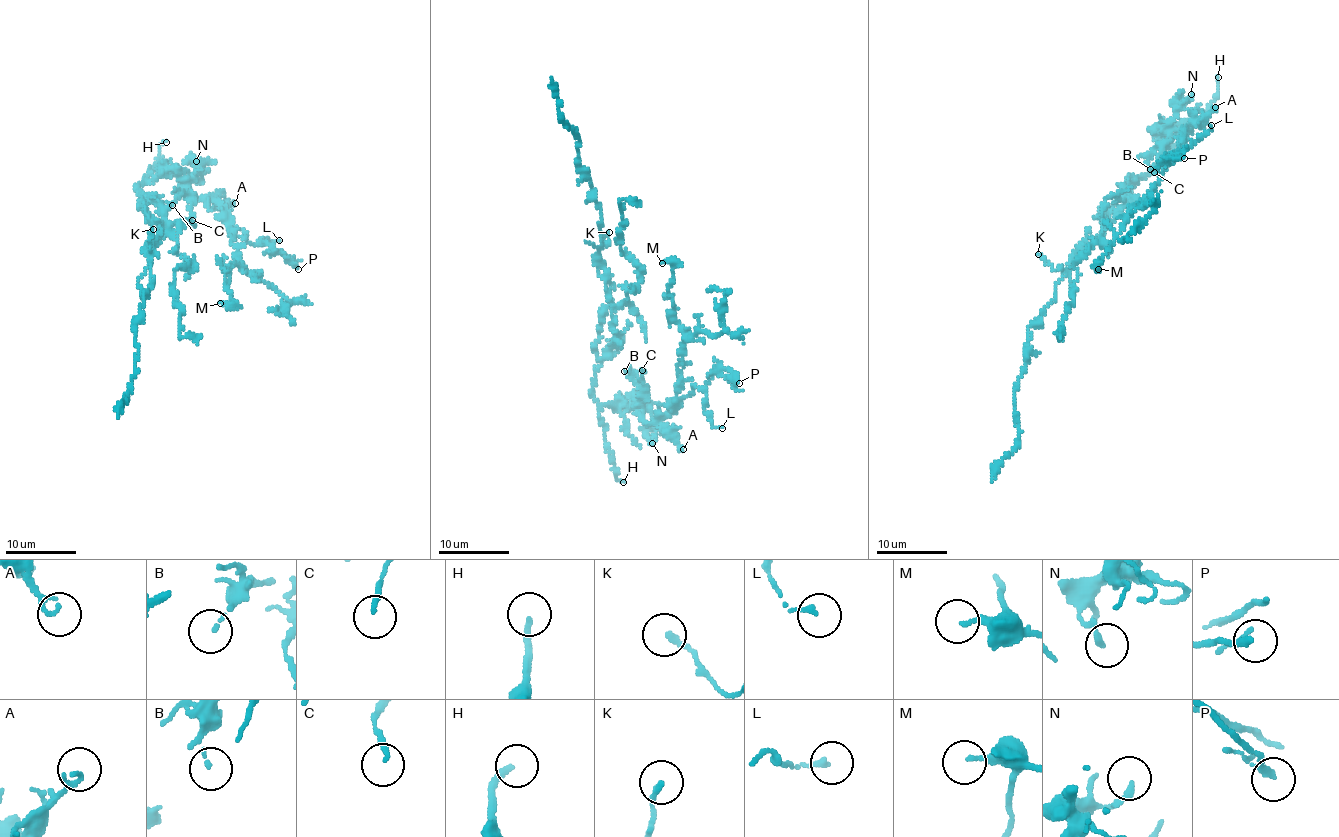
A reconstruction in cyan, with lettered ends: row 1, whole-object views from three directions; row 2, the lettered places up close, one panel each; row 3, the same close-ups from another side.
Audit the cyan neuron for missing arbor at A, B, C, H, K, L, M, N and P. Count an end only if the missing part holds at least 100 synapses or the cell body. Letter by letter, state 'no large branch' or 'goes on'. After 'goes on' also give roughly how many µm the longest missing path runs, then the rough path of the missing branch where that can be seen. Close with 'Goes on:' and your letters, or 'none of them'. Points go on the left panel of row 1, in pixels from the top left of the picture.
A: no large branch
B: no large branch
C: no large branch
H: goes on | 45 µm | (166, 142), (171, 149), (171, 139), (214, 114), (183, 116), (164, 97), (165, 38)
K: no large branch
L: no large branch
M: no large branch
N: no large branch
P: no large branch
Goes on: H

